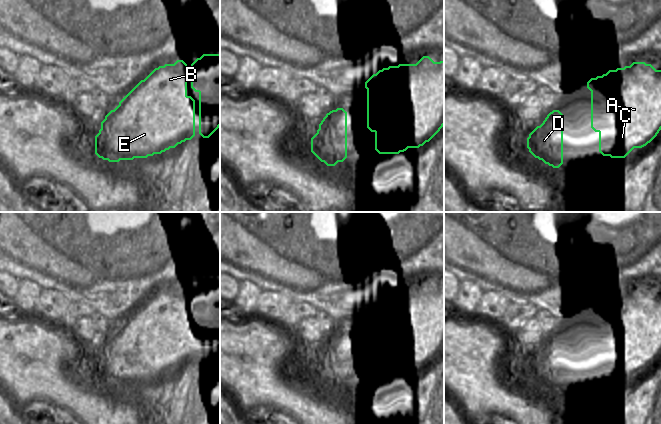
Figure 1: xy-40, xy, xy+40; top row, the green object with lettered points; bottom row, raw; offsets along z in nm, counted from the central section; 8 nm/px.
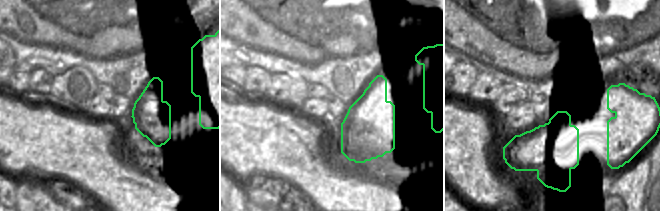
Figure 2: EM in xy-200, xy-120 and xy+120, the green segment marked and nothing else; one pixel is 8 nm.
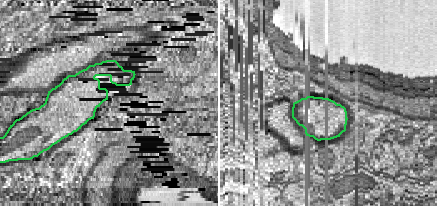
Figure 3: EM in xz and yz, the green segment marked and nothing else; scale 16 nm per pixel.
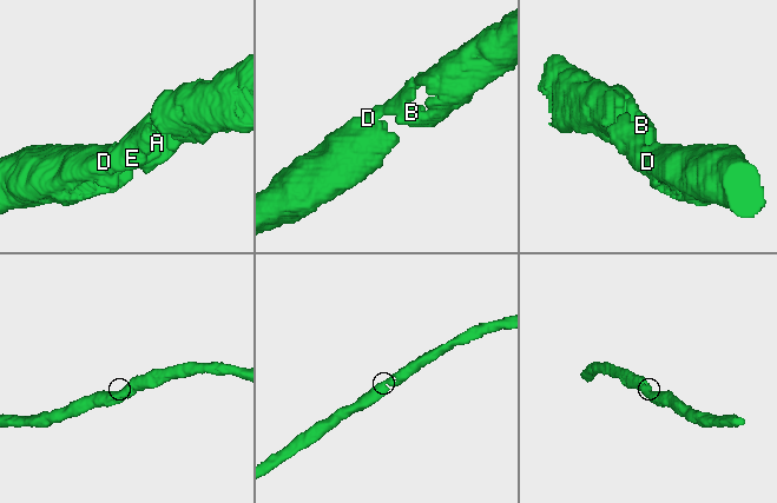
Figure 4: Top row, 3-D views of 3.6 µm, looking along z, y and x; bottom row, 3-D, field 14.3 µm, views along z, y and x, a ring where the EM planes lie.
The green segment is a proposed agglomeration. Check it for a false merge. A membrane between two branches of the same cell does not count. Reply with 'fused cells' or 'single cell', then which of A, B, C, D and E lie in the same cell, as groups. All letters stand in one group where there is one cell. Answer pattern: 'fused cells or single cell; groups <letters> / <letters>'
single cell; groups A B C D E

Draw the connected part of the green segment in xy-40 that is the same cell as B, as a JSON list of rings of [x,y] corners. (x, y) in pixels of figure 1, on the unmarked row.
[[[177,284],[174,288],[165,288],[155,292],[144,304],[141,304],[120,326],[111,334],[101,346],[101,353],[95,360],[95,378],[103,384],[109,386],[119,386],[120,384],[133,384],[134,382],[147,382],[154,378],[161,378],[170,372],[175,372],[178,368],[191,364],[195,360],[195,324],[187,319],[187,288],[183,284]]]

